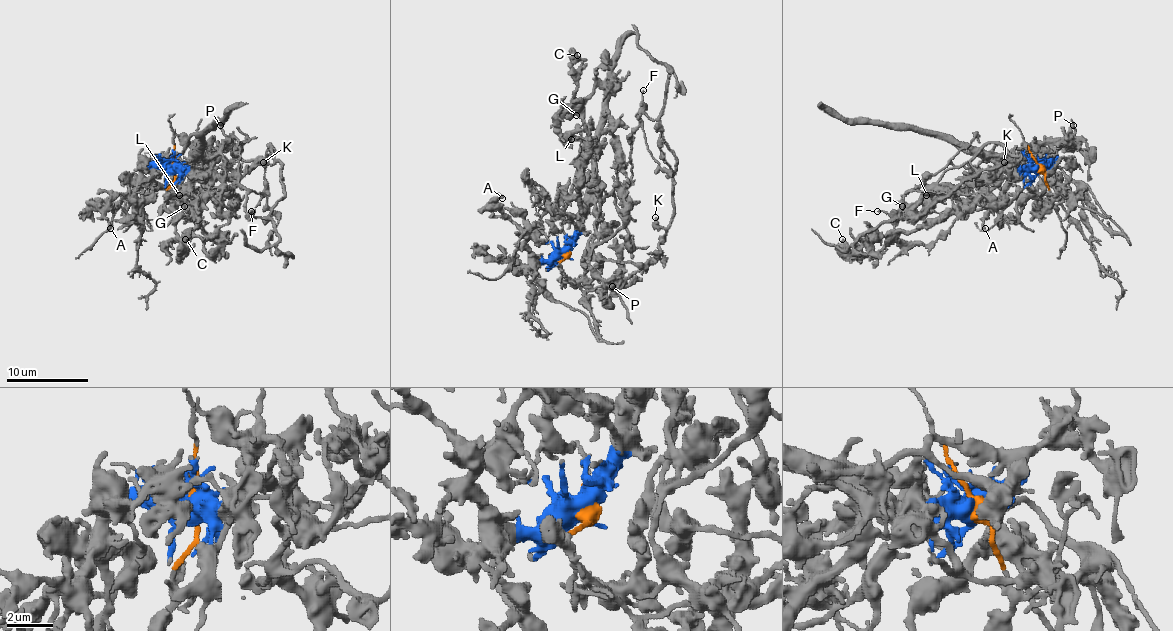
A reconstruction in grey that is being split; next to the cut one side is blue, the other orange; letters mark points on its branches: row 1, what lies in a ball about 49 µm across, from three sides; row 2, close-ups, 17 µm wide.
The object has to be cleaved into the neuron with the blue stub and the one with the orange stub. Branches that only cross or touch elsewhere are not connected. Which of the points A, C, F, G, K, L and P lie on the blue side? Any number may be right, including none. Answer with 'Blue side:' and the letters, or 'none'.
Blue side: A, C, G, L, P

